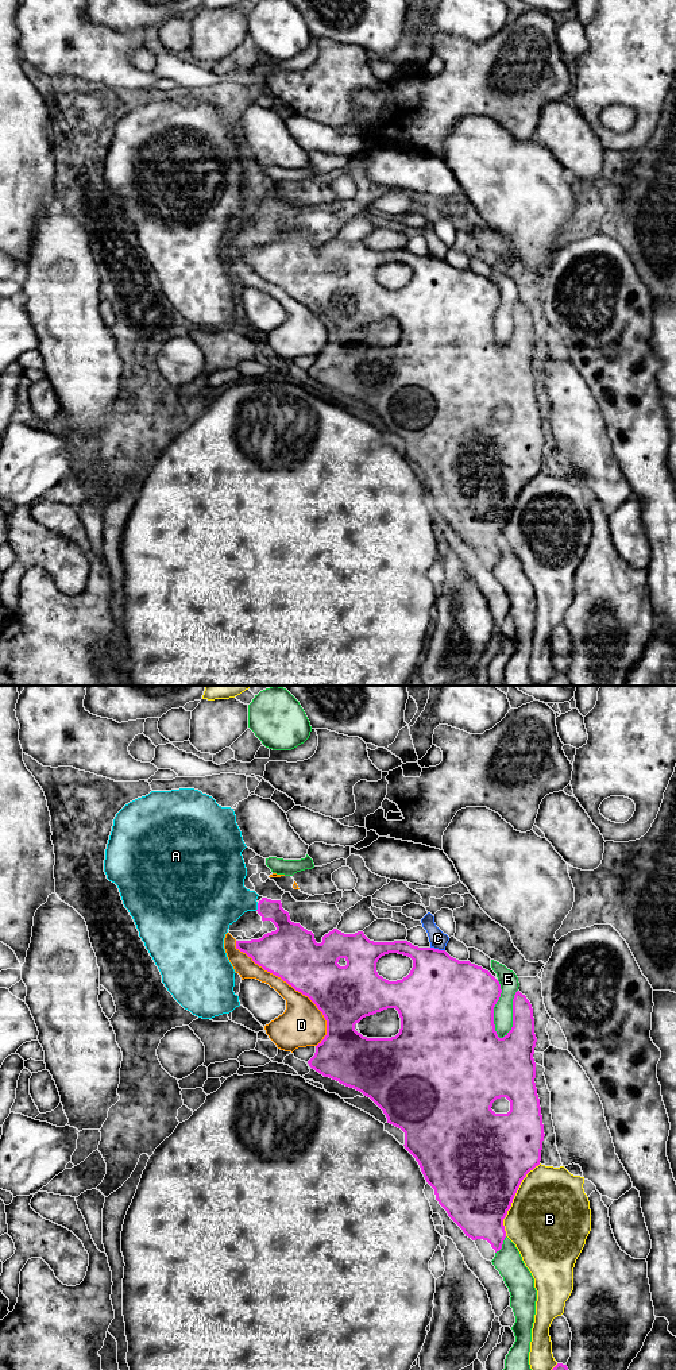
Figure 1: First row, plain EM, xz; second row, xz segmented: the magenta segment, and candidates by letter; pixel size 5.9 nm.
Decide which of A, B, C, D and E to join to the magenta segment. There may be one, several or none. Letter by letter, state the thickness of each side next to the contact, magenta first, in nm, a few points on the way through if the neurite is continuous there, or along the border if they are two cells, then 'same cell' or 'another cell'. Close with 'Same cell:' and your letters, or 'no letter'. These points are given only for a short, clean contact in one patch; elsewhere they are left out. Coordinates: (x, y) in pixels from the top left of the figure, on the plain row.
A: calibres 180 and 340 nm; border xz (258, 212), (255, 219); another cell
B: calibres 500 and 480 nm; another cell
C: calibres 420 and 100 nm; another cell
D: calibres 320 and 260 nm; another cell
E: calibres 500 and 110 nm; another cell
Same cell: no letter

